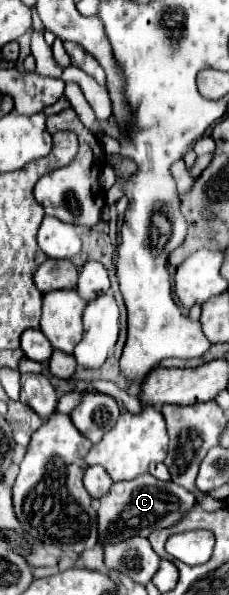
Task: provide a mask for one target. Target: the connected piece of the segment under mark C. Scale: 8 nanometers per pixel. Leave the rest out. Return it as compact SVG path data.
M146 473L134 481L114 483L108 495L98 499L98 543L104 547L108 541L128 541L130 537L148 537L156 529L176 523L194 503L192 491L182 489L174 481L160 481Z

